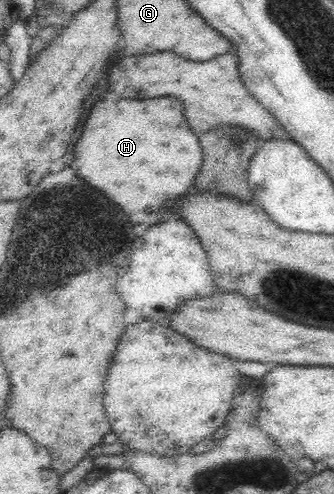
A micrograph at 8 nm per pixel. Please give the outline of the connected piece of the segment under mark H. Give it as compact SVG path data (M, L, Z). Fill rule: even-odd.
M174 97L155 99L119 99L117 103L99 101L83 123L83 133L75 145L75 159L79 163L77 175L81 175L89 185L103 191L111 201L115 201L133 223L159 223L161 217L169 215L167 205L175 199L185 197L195 181L203 153L197 135L191 131L185 119L185 106Z

